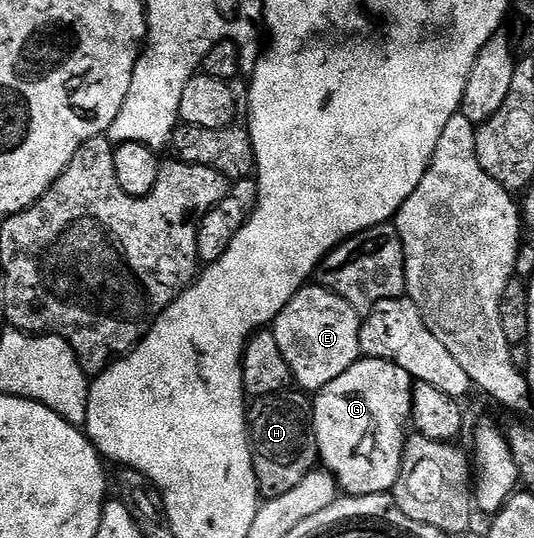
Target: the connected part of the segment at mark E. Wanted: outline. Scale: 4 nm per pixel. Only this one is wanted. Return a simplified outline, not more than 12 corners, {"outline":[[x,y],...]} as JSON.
{"outline":[[302,287],[273,324],[307,393],[360,359],[359,310]]}

